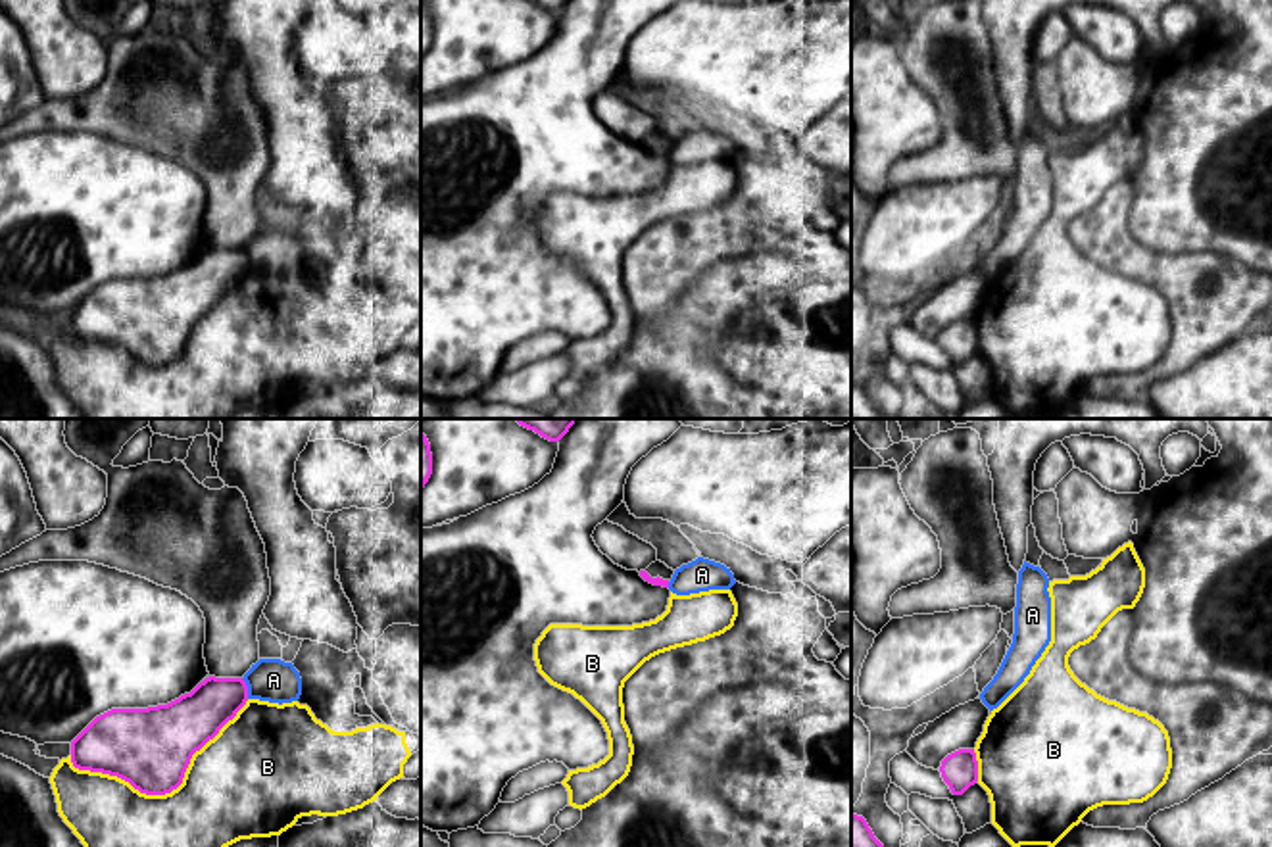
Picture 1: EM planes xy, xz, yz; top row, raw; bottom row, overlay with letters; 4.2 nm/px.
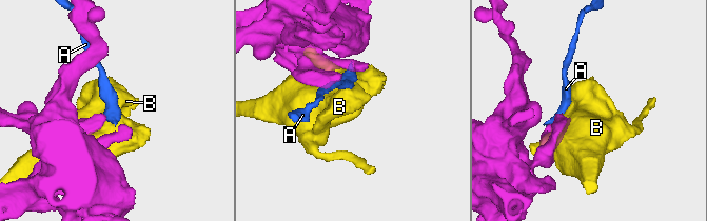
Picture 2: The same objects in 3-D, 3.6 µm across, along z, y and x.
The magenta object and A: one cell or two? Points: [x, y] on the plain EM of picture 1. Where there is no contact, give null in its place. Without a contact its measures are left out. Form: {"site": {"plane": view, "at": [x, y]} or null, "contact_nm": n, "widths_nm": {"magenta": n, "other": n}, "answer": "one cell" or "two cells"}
{"site": {"plane": "xy", "at": [246, 258]}, "contact_nm": 90, "widths_nm": {"magenta": 220, "other": 180}, "answer": "two cells"}

